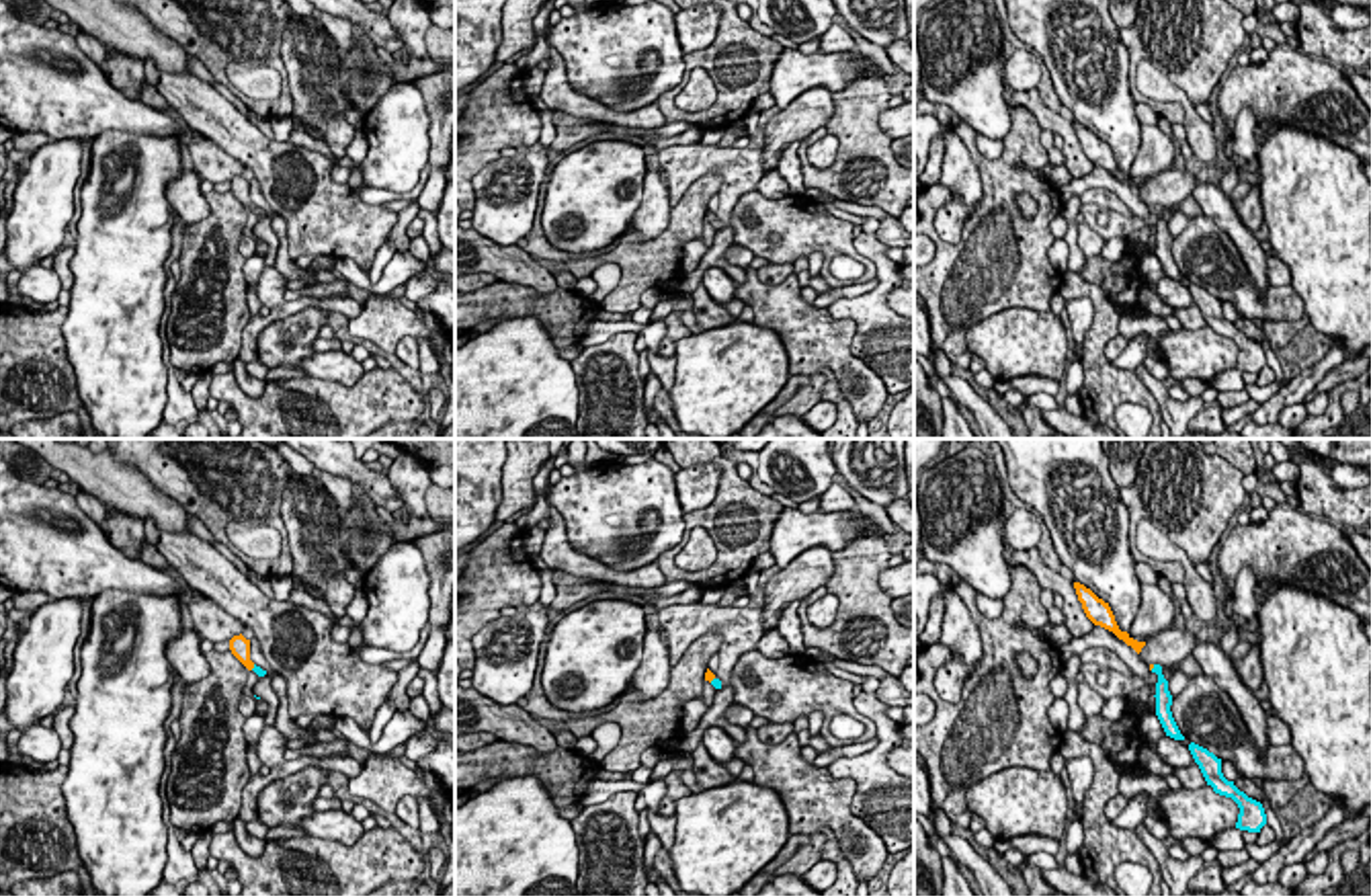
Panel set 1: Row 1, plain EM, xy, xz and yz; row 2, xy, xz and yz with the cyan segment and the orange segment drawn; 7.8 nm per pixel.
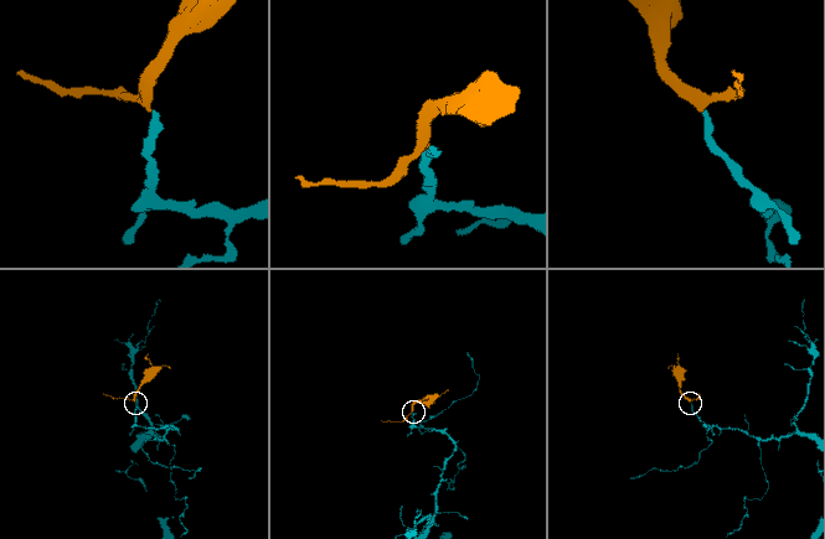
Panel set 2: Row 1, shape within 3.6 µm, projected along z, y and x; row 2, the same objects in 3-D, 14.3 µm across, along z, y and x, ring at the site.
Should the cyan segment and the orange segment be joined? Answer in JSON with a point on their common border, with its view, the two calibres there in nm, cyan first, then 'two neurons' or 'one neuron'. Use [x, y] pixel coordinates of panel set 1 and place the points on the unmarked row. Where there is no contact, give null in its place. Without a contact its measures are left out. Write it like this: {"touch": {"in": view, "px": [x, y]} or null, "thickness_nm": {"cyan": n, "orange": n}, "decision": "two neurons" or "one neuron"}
{"touch": {"in": "xy", "px": [255, 208]}, "thickness_nm": {"cyan": 70, "orange": 160}, "decision": "one neuron"}

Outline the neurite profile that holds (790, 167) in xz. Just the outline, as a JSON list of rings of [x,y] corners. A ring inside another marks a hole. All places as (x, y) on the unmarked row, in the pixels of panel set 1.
[[[793,141],[789,144],[779,158],[779,174],[783,176],[783,180],[789,185],[791,195],[803,195],[805,187],[803,187],[803,174],[801,174],[801,162],[797,156],[801,141]]]

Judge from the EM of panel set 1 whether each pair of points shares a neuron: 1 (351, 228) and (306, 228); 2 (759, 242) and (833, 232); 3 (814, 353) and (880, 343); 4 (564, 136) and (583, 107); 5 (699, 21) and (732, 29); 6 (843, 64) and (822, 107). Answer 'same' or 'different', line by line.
1: same
2: same
3: different
4: different
5: different
6: different

